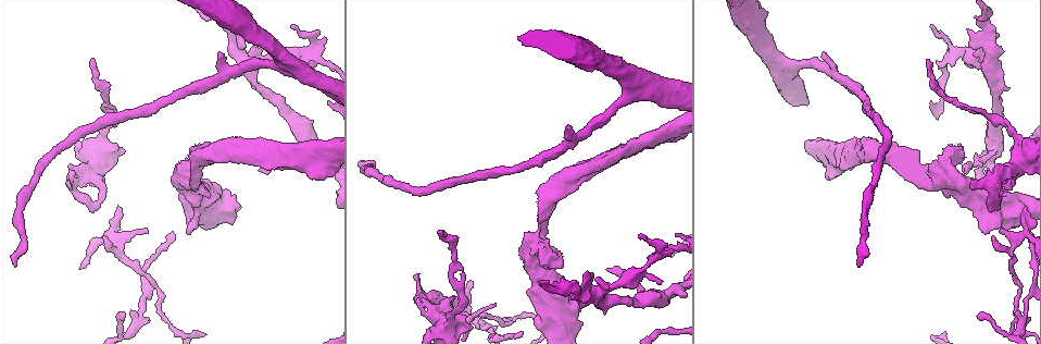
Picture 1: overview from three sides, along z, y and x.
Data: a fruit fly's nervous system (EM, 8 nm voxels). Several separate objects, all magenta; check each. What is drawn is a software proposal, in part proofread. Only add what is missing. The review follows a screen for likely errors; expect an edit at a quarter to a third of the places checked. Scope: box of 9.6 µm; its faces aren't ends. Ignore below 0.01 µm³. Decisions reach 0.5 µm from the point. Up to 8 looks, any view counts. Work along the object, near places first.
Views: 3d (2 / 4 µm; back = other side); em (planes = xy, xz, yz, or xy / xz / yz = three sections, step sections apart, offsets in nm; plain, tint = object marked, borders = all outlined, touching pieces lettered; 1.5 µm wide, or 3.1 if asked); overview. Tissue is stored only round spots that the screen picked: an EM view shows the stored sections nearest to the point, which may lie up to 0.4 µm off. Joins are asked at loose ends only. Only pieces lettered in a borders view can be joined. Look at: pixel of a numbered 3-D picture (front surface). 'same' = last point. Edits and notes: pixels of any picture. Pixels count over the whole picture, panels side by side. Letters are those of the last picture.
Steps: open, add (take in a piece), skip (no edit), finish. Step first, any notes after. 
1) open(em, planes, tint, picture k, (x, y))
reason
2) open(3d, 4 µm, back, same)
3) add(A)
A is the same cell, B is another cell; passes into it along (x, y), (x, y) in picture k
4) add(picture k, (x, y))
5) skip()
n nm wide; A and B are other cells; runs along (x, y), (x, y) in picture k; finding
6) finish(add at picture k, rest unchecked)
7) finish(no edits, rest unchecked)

open(em, xz, step 8, borders, picture 1, (988, 233))
thick end

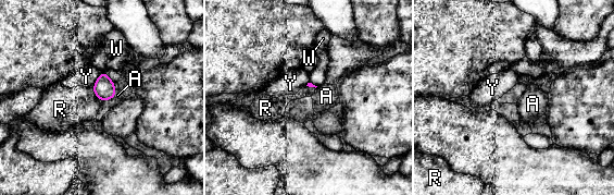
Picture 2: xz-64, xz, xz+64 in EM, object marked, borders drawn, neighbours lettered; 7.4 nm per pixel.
open(em, planes, borders, same)
cut it another way

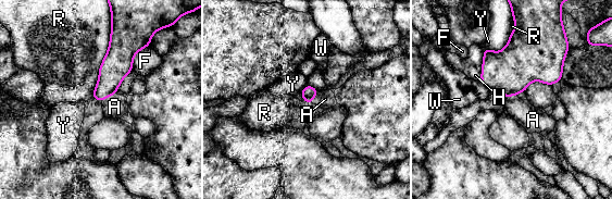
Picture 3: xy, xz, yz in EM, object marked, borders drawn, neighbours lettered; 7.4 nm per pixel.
skip()
R touches over 550 nm; A, F, H, R, W and Y are other cells; border along (116, 94), (108, 96), (102, 101) in picture 3; none of them fits

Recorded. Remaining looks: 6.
open(3d, 4 µm, picture 1, (92, 59))
long arm stops here

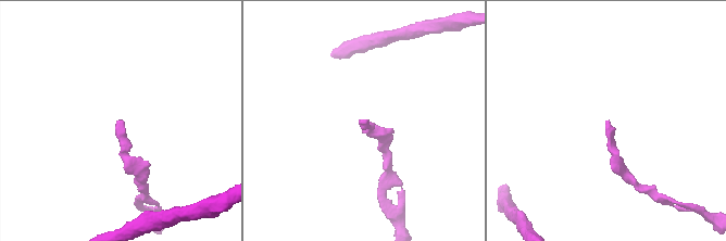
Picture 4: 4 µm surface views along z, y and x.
open(em, xz, step 4, borders, picture 4, (606, 121))
need the tissue

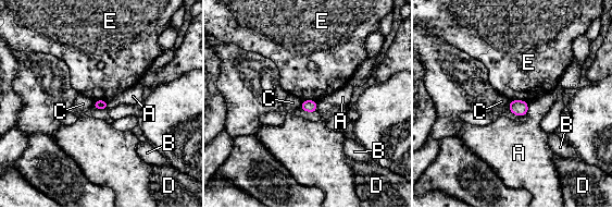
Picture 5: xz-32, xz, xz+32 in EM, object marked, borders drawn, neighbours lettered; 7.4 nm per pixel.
skip()
A, B, C, D and E are other cells; border along (511, 99), (522, 99), (527, 102) in picture 5; no lettered piece goes on from it

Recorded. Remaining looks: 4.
open(3d, 2 µm, picture 1, (639, 236))
branch stops here

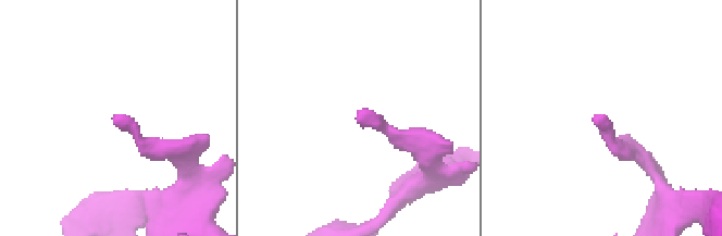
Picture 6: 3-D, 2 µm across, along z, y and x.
open(em, planes, borders, picture 6, (600, 117))

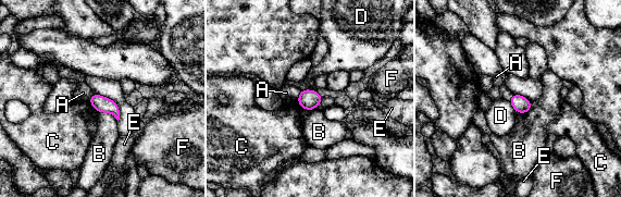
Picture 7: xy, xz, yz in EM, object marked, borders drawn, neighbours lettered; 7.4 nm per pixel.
skip()
B touches over 160 nm; A, B, C, D, E and F are other cells; border along (300, 90), (297, 100) in picture 7; no lettered piece goes on from it

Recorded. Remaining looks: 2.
finish(no edits, rest unchecked)

